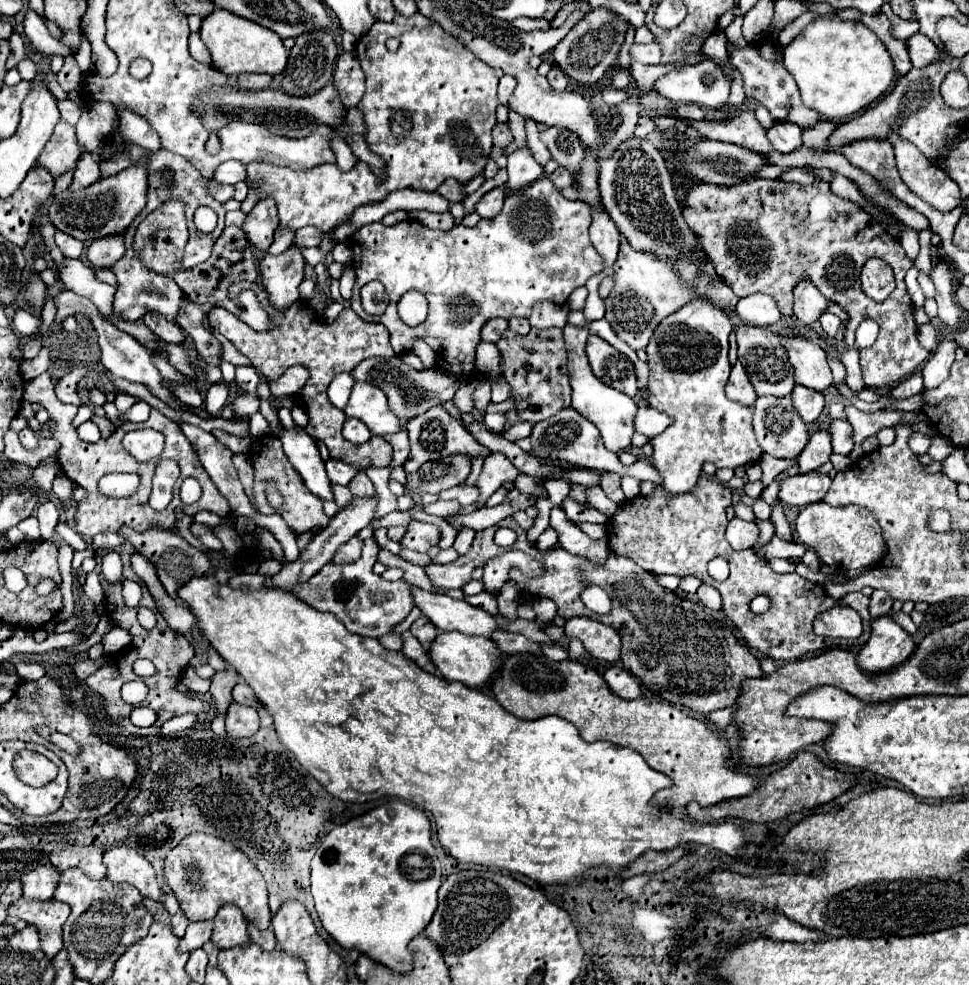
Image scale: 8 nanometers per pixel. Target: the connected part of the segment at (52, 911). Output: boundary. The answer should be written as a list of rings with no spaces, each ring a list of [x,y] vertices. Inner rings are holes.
[[[21,897],[9,907],[7,915],[23,919],[27,925],[33,925],[37,929],[41,937],[41,951],[45,953],[45,957],[53,959],[63,949],[61,929],[69,917],[69,905],[53,899],[39,903],[39,901],[25,901]]]

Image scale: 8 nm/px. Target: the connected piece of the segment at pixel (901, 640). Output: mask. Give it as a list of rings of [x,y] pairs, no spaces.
[[[891,615],[873,621],[871,637],[857,655],[857,665],[865,673],[891,671],[893,665],[907,661],[915,651],[909,633],[901,629]]]

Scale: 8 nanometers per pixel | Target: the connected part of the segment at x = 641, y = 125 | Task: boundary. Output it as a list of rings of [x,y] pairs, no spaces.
[[[643,115],[641,119],[639,119],[639,123],[637,123],[637,127],[635,127],[635,133],[633,133],[633,137],[647,137],[649,133],[653,133],[655,131],[655,125],[653,125],[653,121],[651,121],[653,117],[649,117],[649,115]]]

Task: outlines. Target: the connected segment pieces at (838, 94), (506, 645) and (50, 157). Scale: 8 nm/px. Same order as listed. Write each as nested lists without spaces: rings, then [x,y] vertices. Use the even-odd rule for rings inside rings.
[[[835,15],[815,19],[811,25],[807,25],[805,31],[801,31],[783,49],[783,65],[795,77],[803,103],[807,107],[819,111],[827,119],[843,119],[843,117],[849,117],[849,115],[865,109],[867,105],[877,101],[895,81],[893,61],[891,61],[885,45],[879,41],[879,37],[863,23],[843,21]]]
[[[497,629],[491,637],[495,641],[495,645],[503,651],[503,653],[541,653],[541,645],[523,637],[523,635],[517,635],[517,633],[511,633],[511,631],[503,631],[503,629]]]
[[[63,119],[55,125],[55,131],[45,145],[43,153],[37,159],[37,165],[51,169],[53,177],[59,177],[61,173],[75,169],[75,163],[81,157],[81,147],[75,137],[75,127],[65,123]]]

